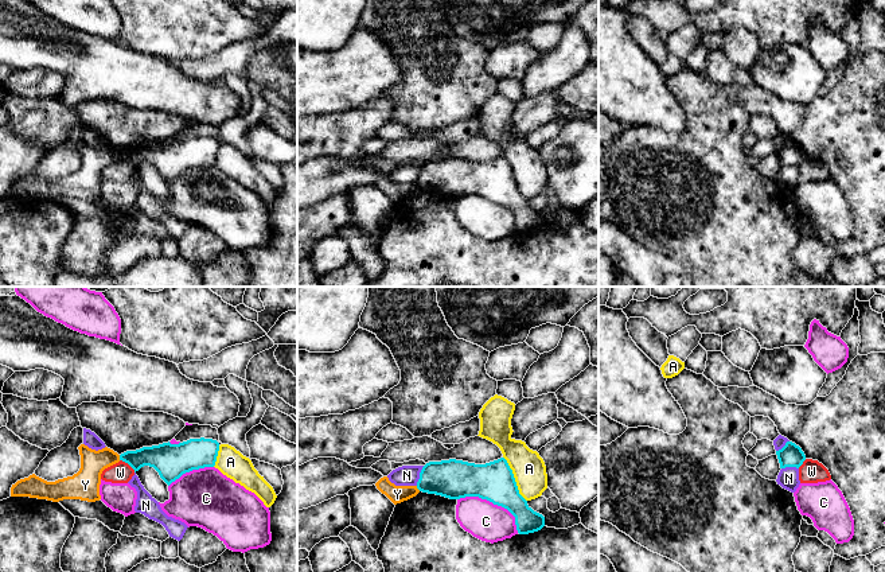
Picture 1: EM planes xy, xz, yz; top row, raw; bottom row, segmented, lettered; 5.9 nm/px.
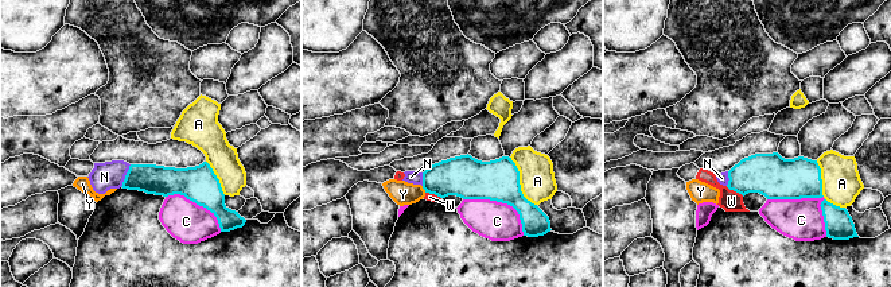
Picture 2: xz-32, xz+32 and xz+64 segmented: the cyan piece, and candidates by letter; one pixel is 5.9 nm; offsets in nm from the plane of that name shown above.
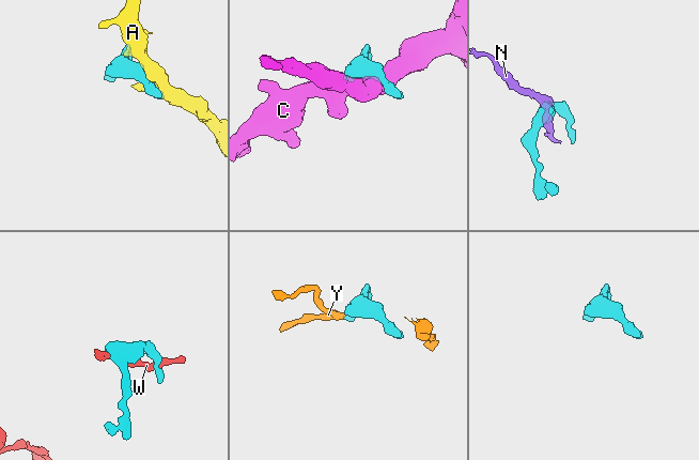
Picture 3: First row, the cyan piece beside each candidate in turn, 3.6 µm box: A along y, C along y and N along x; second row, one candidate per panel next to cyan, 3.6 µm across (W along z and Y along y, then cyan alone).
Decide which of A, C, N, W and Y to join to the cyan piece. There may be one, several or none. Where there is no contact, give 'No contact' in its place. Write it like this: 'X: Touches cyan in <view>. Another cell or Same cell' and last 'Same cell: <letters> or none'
A: Touches cyan in xz. Another cell
C: Touches cyan in xz. Another cell
N: Touches cyan in xz. Another cell
W: Touches cyan in xy. Another cell
Y: Touches cyan in xy. Another cell
Same cell: none

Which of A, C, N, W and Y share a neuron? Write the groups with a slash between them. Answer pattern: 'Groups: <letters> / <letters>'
Groups: A / C / N / W / Y

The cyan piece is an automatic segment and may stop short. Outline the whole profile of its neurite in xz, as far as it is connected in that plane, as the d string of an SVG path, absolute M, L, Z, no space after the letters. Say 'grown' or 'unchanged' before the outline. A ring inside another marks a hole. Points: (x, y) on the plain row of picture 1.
unchanged; M504 156L486 163L456 157L429 160L420 171L417 187L449 198L487 198L515 215L519 233L534 231L545 225L545 215L534 210L519 192L512 168Z

